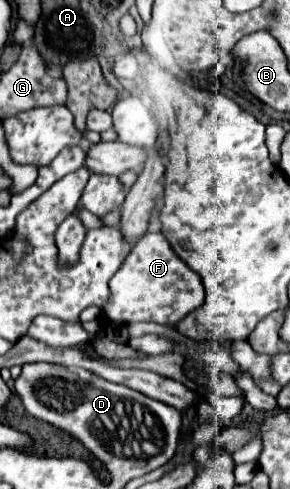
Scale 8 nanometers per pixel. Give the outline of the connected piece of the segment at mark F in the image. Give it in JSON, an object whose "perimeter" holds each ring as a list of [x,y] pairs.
{"perimeter":[[[145,233],[121,269],[109,281],[111,297],[103,307],[103,317],[111,323],[155,322],[174,325],[205,301],[205,287],[197,273],[193,273],[171,249],[163,233]]]}

